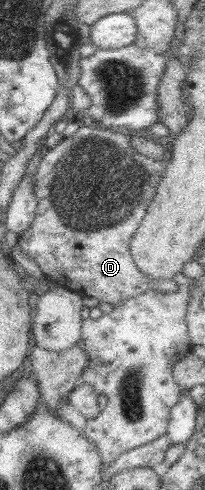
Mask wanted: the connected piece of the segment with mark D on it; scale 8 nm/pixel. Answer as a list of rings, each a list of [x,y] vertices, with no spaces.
[[[79,126],[71,137],[46,149],[40,166],[33,175],[37,211],[32,227],[19,236],[17,247],[32,257],[47,278],[76,293],[118,305],[121,301],[147,291],[168,293],[176,291],[178,284],[172,279],[151,280],[134,263],[130,241],[140,227],[146,207],[155,196],[157,185],[165,172],[165,164],[150,159],[132,147],[130,136],[115,129]]]

